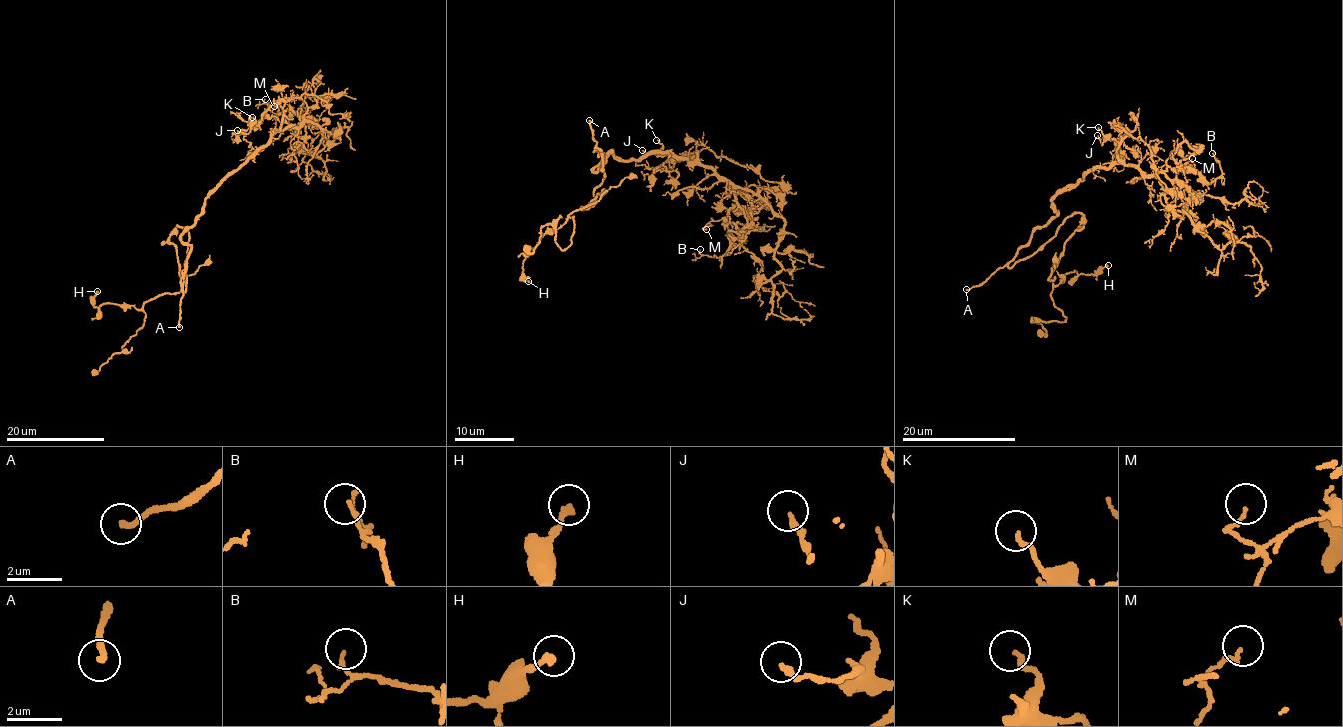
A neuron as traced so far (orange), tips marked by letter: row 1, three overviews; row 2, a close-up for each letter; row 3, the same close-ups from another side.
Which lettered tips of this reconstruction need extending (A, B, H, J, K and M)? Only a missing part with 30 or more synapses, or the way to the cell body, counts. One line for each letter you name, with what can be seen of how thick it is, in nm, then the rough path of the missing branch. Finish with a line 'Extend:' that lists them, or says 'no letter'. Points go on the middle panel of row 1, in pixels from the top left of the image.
A: 220 nm | (589, 120), (570, 121), (577, 92), (610, 97), (667, 76)
Extend: A

